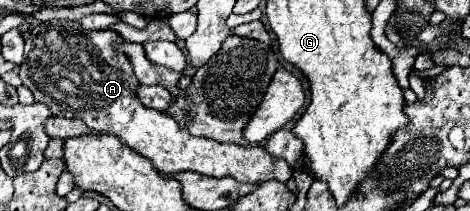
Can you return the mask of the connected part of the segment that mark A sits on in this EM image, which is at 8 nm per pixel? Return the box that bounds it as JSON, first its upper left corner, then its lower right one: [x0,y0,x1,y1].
[20,20,292,182]

